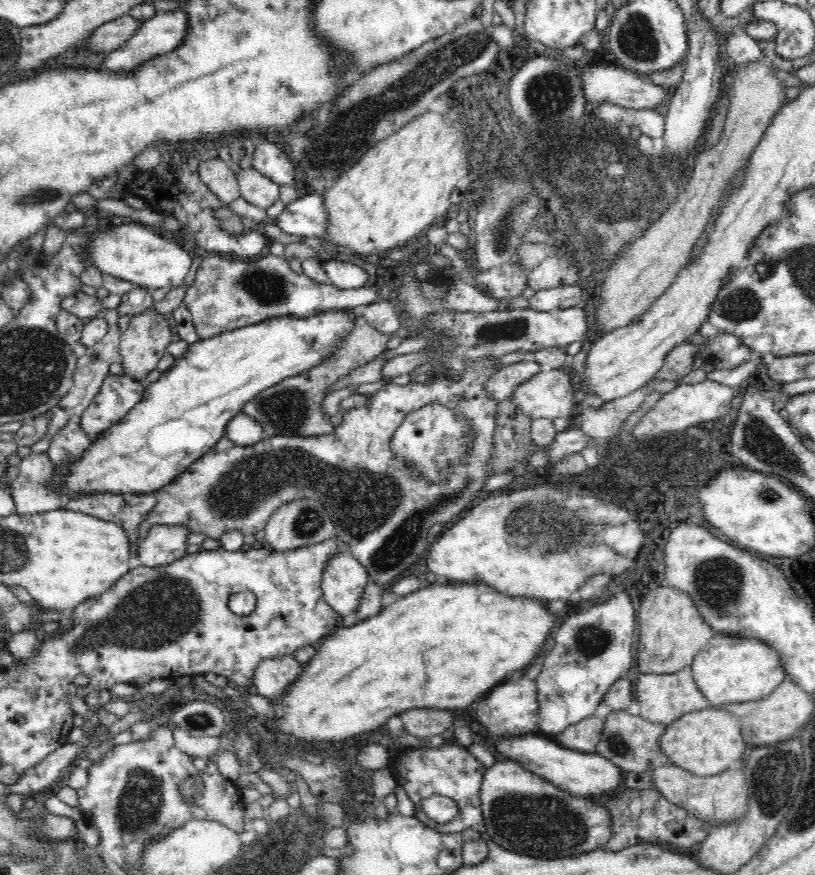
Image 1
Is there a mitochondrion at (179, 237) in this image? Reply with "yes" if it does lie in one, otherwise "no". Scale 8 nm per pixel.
no

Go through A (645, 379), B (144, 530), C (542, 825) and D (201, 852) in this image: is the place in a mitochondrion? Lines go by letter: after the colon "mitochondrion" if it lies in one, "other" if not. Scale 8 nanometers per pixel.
A: other
B: other
C: mitochondrion
D: other

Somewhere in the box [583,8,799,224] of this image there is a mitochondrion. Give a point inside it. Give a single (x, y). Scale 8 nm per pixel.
(636, 35)

